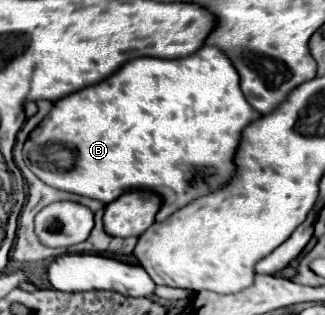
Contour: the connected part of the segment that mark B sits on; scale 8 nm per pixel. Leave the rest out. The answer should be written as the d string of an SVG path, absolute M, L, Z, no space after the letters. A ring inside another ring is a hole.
M204 46L192 56L178 60L134 58L110 78L54 102L50 114L28 136L24 160L48 186L96 198L104 204L110 204L129 190L152 190L162 197L156 220L164 222L176 210L184 208L184 204L230 184L238 170L234 158L242 142L242 132L260 116L244 100L234 64L216 46Z

